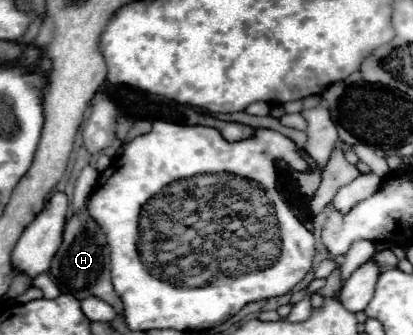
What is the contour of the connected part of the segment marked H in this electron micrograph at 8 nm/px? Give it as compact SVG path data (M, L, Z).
M80 211L76 215L72 215L66 223L64 229L64 241L52 261L50 273L58 279L60 289L64 293L74 295L76 299L84 299L86 295L98 295L100 299L106 299L106 303L110 303L116 313L124 313L122 301L116 295L112 281L110 281L110 267L108 267L108 253L106 253L106 239L102 229L90 219L88 211Z

